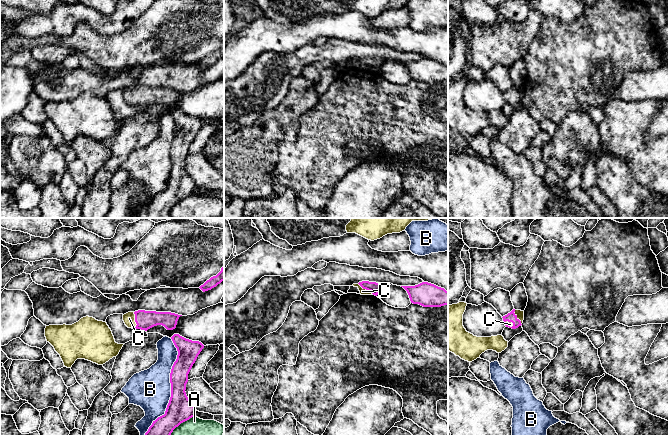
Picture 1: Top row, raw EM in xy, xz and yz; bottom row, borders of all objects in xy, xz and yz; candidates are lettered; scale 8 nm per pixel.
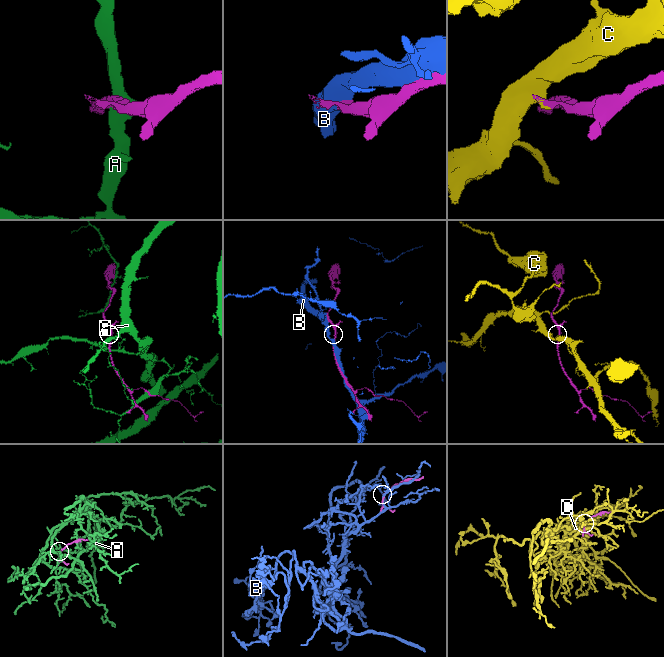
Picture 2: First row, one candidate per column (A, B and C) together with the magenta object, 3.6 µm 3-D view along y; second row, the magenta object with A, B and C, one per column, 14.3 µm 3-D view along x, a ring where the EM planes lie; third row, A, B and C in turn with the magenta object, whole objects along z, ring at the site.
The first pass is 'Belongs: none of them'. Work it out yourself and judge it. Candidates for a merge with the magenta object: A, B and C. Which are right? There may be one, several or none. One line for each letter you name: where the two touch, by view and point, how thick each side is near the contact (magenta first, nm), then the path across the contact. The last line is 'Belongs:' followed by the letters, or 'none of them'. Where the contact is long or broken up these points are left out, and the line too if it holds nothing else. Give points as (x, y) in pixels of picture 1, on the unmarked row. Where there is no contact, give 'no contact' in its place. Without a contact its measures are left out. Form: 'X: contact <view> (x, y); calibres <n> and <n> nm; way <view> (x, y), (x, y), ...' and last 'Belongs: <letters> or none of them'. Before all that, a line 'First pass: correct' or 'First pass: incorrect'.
First pass: correct
Belongs: none of them

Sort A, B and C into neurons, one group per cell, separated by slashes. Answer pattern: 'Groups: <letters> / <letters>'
Groups: A / B / C

